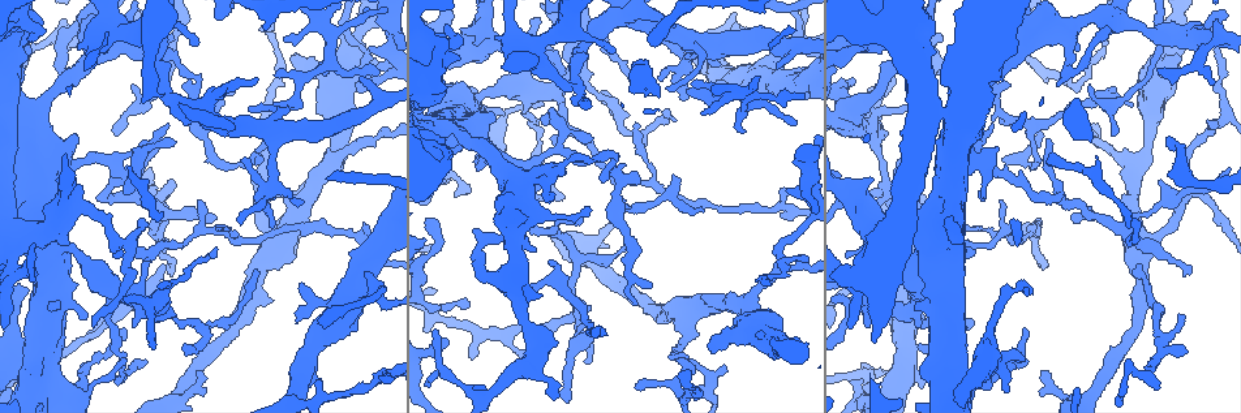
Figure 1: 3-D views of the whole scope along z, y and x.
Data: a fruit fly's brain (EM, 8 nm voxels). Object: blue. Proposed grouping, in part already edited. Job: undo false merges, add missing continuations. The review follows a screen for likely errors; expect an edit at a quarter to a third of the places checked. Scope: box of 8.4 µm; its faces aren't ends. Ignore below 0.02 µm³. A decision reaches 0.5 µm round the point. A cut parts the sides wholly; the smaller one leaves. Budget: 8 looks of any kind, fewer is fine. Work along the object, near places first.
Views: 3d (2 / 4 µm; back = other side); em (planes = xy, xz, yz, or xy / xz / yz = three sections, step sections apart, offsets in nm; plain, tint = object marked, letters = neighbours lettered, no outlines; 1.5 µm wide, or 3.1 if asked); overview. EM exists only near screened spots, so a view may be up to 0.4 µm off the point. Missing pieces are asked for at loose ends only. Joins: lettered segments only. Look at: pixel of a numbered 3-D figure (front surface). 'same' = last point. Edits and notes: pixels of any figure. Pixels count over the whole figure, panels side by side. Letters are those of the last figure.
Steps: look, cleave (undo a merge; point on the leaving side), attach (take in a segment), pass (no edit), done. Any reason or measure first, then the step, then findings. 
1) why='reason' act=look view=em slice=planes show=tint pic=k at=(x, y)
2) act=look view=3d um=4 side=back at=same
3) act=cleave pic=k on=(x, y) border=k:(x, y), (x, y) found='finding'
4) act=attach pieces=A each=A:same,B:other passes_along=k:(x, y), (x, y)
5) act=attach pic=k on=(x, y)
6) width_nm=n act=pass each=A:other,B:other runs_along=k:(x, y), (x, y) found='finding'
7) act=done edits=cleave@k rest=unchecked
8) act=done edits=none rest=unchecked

why='sharp bend' act=look view=em slice=planes show=letters pic=1 at=(985, 386)

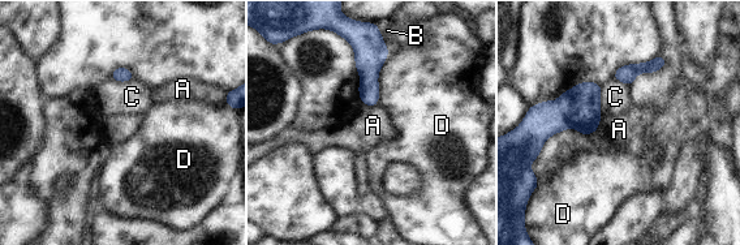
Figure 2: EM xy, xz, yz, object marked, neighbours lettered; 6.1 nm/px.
act=pass each=A:other,B:other,C:other,D:other border=2:(388, 54), (378, 76), (377, 104) found='all the same neuron'

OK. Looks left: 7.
why='an open end' act=look view=em slice=xy step=8 show=letters pic=1 at=(468, 307)

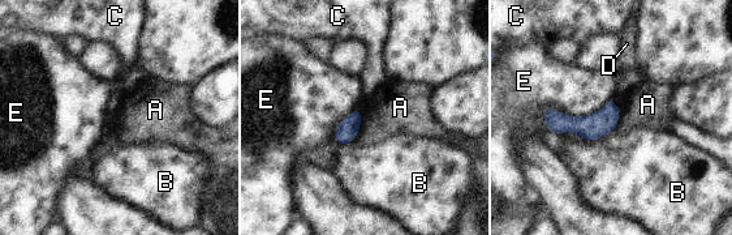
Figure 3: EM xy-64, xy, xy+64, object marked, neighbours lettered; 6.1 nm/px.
act=look view=em slice=planes show=letters at=same

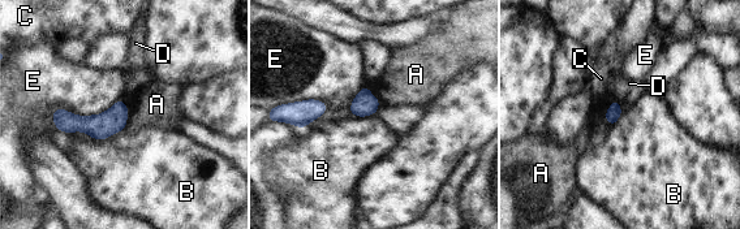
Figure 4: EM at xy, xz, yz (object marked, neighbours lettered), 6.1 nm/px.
width_nm=90 act=pass each=A:other,B:other,C:other,D:other,E:other runs_along=4:(124, 109), (110, 122), (55, 116) found='none of them fits'

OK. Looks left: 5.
why='thin end' act=look view=em slice=xz step=8 show=letters pic=1 at=(1045, 141)

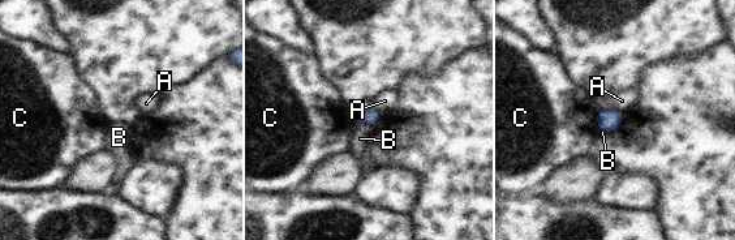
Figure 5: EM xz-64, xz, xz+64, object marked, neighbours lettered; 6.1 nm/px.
act=pass each=A:other,B:other,C:other border=5:(601, 108), (617, 108), (622, 112) found='no lettered segment goes on from it'

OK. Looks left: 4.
act=done edits=none rest=unchecked

